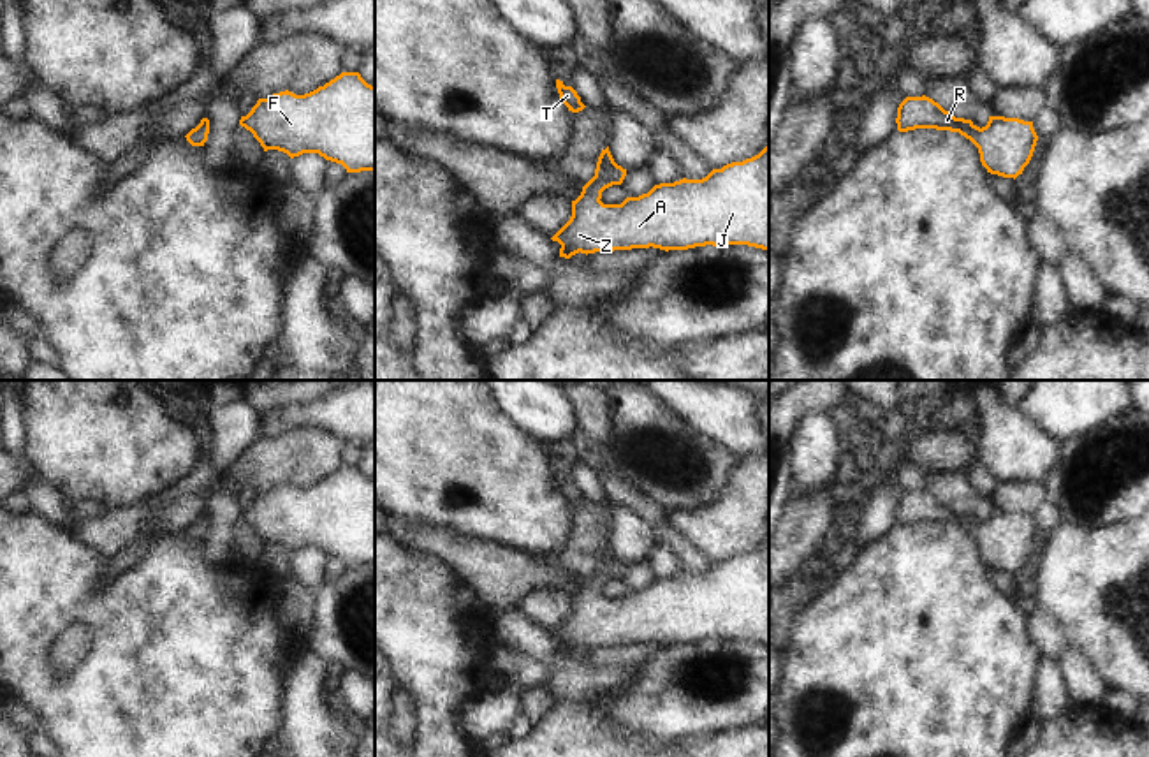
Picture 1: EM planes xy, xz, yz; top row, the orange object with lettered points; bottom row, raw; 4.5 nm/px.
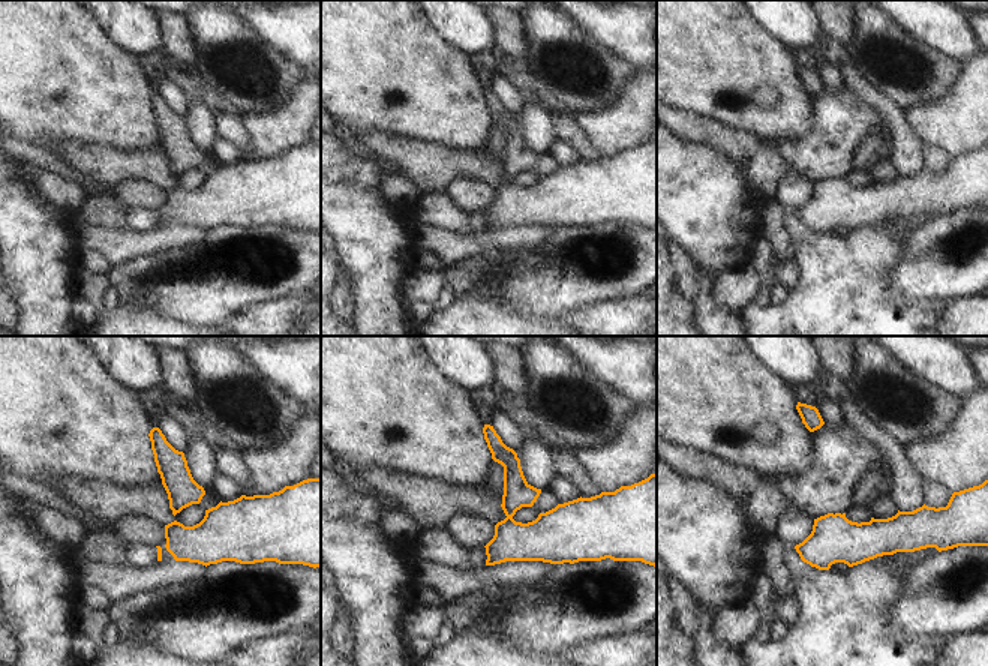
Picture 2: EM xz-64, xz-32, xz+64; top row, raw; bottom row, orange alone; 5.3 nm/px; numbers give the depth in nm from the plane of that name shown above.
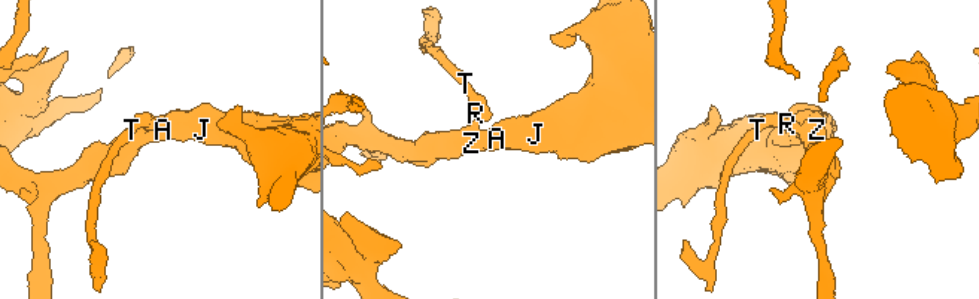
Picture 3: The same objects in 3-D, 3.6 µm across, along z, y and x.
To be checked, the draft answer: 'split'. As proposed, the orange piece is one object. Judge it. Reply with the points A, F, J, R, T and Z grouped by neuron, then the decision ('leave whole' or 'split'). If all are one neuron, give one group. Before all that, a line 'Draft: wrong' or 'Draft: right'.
Draft: wrong
A F J R T Z; leave whole

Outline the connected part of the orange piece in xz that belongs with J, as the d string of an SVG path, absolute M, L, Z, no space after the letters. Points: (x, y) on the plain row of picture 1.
M769 539L758 549L713 563L702 574L660 577L621 599L604 599L602 586L621 579L625 570L626 563L614 556L609 540L602 544L595 570L572 595L570 614L551 632L561 639L560 651L649 641L669 646L706 639L748 639L769 646Z

